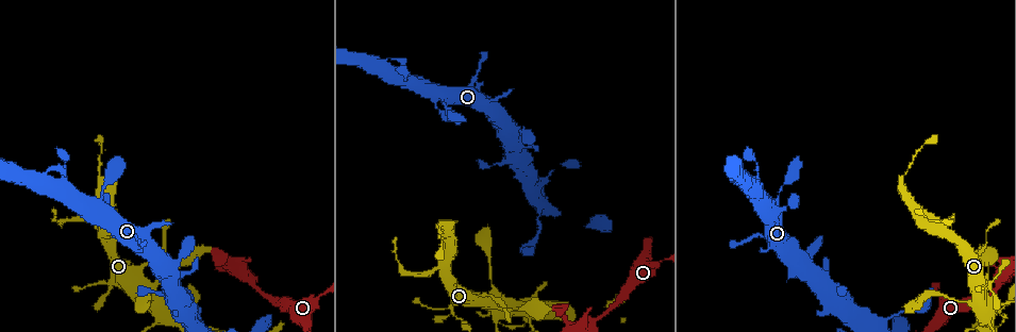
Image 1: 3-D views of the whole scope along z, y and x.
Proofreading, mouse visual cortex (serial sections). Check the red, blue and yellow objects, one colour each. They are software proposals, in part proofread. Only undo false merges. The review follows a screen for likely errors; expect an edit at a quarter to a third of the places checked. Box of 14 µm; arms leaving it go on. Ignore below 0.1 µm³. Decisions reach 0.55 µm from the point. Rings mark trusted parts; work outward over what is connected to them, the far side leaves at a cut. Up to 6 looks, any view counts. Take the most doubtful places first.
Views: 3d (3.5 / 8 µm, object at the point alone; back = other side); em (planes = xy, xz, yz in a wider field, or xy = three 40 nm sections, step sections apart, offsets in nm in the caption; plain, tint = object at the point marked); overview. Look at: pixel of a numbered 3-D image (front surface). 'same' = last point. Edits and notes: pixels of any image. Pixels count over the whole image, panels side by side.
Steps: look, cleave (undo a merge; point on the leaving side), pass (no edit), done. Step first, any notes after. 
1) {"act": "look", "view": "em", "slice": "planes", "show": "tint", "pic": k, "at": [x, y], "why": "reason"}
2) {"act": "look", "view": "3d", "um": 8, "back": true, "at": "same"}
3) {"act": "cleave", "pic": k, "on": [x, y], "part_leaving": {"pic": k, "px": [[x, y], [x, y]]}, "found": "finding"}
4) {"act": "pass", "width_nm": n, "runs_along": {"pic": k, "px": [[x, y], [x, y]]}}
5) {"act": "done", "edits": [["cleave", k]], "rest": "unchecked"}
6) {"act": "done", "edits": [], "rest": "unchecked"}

{"act": "look", "view": "3d", "um": 3.5, "back": true, "pic": 1, "at": [95, 226], "why": "arms part here"}

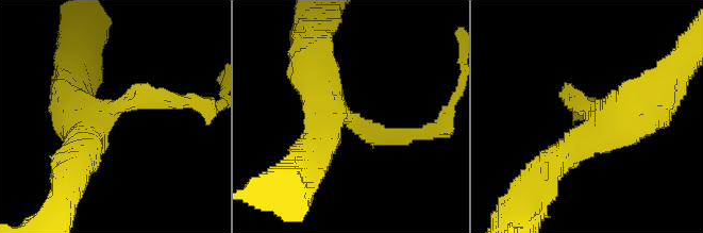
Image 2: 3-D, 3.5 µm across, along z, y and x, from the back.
{"act": "look", "view": "em", "slice": "xy", "step": 5, "show": "tint", "pic": 2, "at": [102, 116], "arms": 3, "arm_widths_nm": [250, 450, 500], "why": "now the EM"}

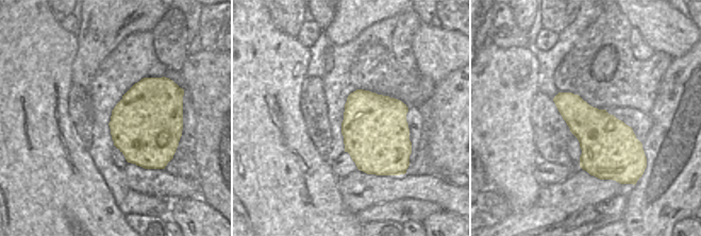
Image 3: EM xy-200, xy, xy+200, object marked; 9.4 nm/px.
{"act": "pass", "runs_along": {"pic": 2, "px": [[546, 167], [657, 95]]}, "found": "all the same cell"}

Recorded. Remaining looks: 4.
{"act": "look", "view": "em", "slice": "xy", "step": 2, "show": "tint", "pic": 1, "at": [977, 300], "why": "abrupt turn"}

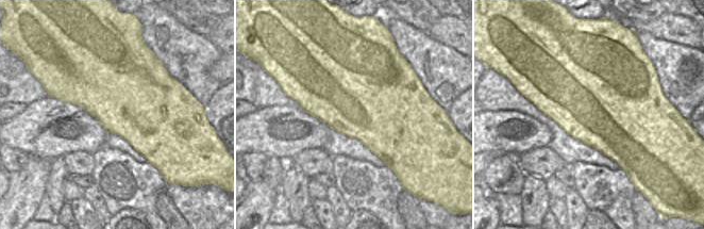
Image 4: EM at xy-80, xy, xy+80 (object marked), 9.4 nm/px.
{"act": "look", "view": "3d", "um": 3.5, "at": "same"}

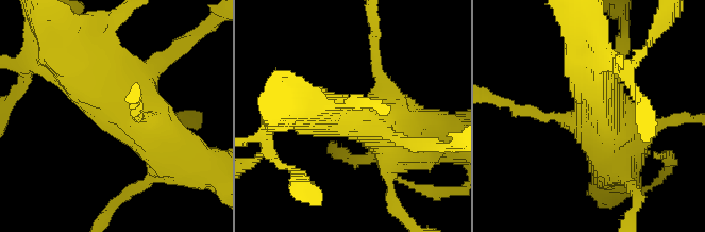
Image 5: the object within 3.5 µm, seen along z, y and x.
{"act": "pass", "runs_along": {"pic": 5, "px": [[65, 43], [163, 144]]}, "found": "one cell here"}

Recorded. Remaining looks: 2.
{"act": "look", "view": "3d", "um": 3.5, "pic": 1, "at": [522, 313], "why": "looks like a crossing"}

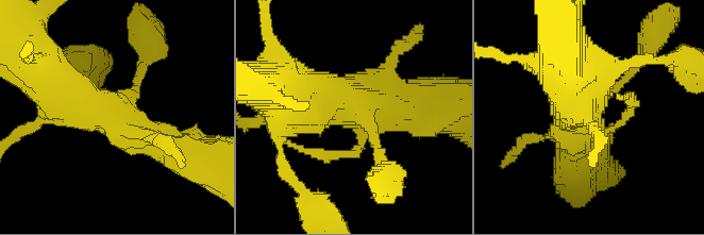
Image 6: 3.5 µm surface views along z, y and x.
{"act": "look", "view": "em", "slice": "planes", "show": "tint", "pic": 6, "at": [361, 115], "why": "now the EM"}

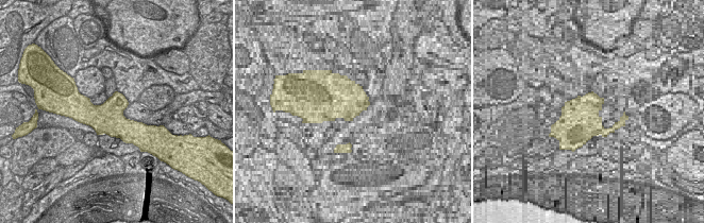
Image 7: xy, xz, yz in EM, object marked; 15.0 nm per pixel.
{"act": "pass", "runs_along": {"pic": 6, "px": [[55, 88], [180, 156]]}, "found": "continuous, no second cell"}

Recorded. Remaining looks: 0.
{"act": "done", "edits": [], "rest": "unchecked"}

